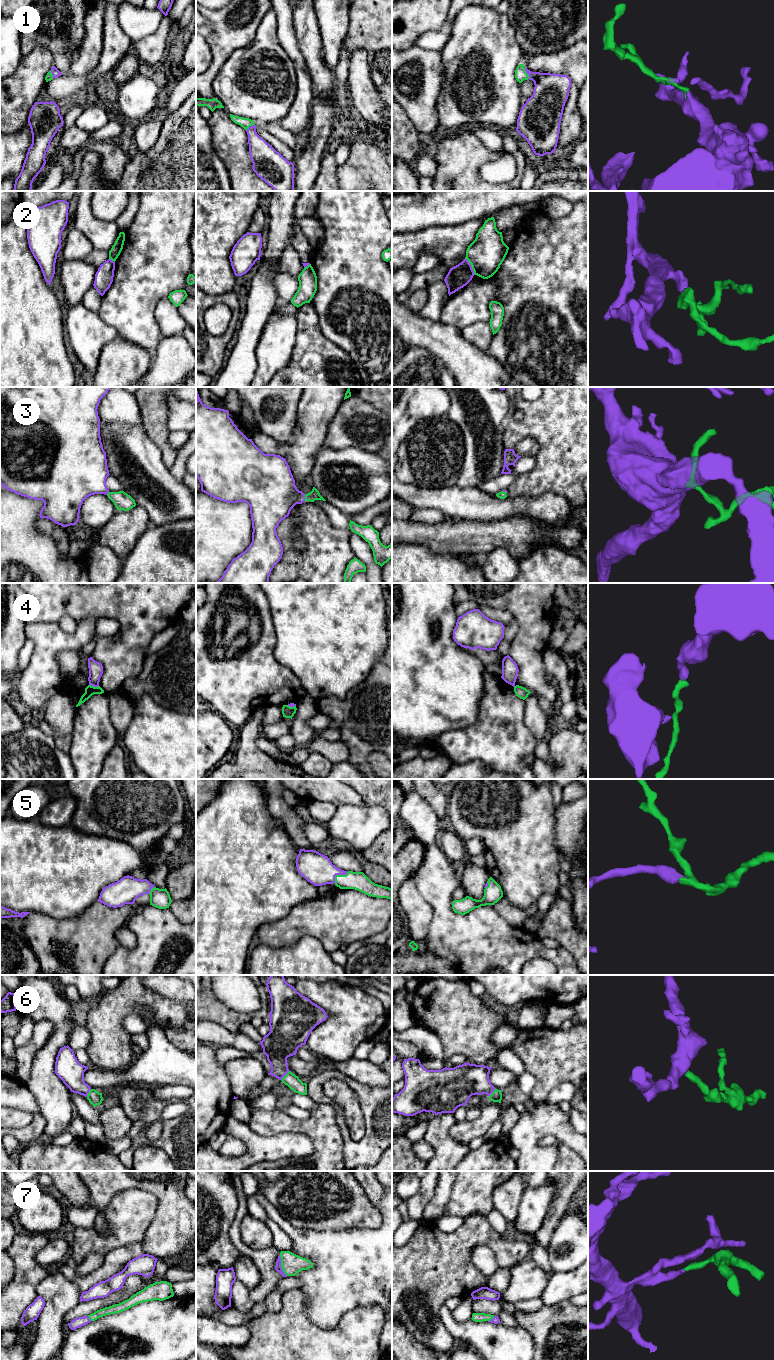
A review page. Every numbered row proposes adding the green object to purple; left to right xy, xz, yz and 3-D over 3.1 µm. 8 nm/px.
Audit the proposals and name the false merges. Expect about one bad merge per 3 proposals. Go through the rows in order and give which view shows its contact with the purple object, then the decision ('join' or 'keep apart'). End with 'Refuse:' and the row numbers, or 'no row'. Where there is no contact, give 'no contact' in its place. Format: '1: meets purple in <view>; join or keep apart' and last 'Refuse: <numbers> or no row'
1: meets purple in yz; join
2: meets purple in yz; keep apart
3: meets purple in xz; join
4: meets purple in xy; keep apart
5: meets purple in xz; join
6: meets purple in xz; join
7: meets purple in xz; join
Refuse: 2, 4

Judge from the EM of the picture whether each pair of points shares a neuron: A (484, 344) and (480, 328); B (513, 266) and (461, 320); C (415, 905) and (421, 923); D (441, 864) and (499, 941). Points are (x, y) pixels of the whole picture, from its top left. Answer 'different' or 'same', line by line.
A: same
B: different
C: same
D: same

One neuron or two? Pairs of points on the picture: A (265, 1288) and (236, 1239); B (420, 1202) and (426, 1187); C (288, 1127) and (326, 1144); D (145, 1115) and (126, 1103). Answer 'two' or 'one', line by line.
A: one
B: one
C: one
D: one

